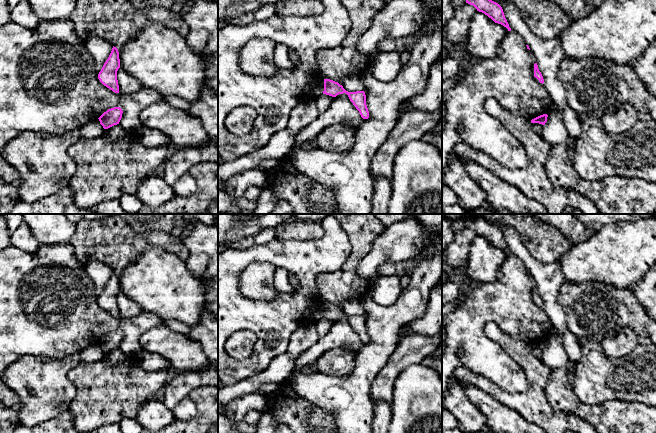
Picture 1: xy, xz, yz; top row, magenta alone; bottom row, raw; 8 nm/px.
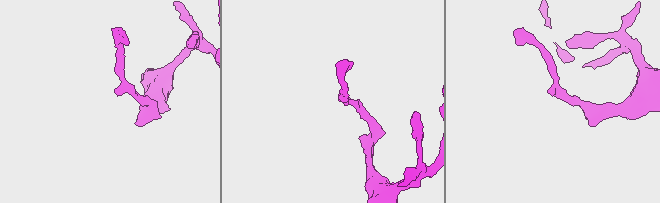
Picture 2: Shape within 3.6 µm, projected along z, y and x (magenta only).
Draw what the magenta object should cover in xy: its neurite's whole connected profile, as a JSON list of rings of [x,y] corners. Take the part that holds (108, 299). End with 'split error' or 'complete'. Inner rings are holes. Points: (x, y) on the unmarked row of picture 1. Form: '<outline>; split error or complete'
[[[113,270],[112,275],[98,298],[100,306],[115,317],[119,317],[117,295],[120,292],[119,276]]]; complete

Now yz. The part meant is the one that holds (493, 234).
[[[480,215],[466,220],[466,227],[473,229],[477,235],[484,237],[495,247],[501,248],[506,251],[508,255],[511,255],[502,231],[498,227],[486,221],[483,216]]]; complete

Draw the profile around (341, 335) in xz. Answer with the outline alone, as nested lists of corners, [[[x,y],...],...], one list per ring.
[[[346,317],[333,322],[330,331],[321,336],[310,348],[304,350],[294,361],[293,370],[301,369],[317,362],[320,356],[334,348],[346,348],[355,354],[363,346],[359,335]]]

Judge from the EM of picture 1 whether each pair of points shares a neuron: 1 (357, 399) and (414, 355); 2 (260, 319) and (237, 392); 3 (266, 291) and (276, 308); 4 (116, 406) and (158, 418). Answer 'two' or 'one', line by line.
1: two
2: two
3: two
4: two

